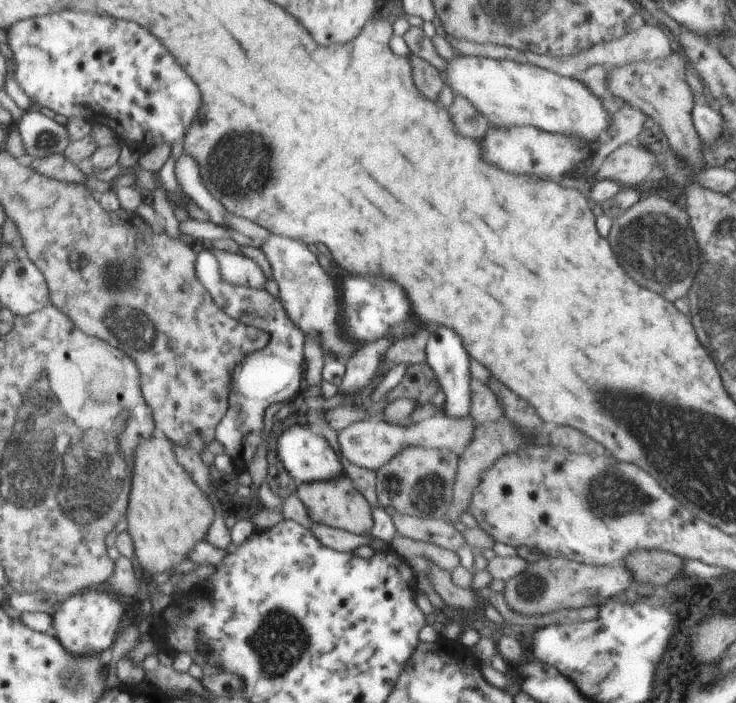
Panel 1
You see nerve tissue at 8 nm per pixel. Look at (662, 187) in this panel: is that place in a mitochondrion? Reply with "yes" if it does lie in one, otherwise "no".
no

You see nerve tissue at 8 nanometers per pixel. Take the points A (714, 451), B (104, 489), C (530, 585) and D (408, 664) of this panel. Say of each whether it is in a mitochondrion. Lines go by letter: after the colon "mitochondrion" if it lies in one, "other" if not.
A: mitochondrion
B: mitochondrion
C: mitochondrion
D: other

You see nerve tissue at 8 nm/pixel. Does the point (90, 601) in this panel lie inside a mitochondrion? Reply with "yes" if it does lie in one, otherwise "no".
no

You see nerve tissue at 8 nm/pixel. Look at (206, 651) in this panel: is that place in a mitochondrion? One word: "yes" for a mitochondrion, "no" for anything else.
no

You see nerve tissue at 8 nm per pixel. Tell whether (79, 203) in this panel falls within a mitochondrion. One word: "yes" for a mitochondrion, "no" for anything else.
no

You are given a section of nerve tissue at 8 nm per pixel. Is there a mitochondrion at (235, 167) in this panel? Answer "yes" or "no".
yes

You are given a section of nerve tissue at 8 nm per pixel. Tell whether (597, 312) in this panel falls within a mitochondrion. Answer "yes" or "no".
no

